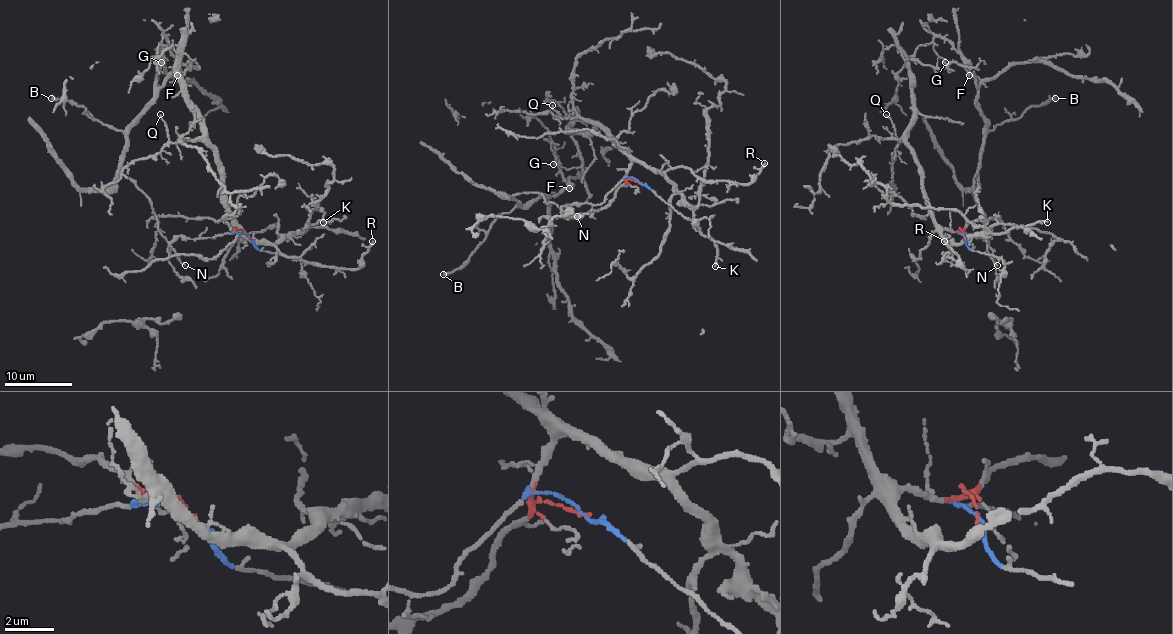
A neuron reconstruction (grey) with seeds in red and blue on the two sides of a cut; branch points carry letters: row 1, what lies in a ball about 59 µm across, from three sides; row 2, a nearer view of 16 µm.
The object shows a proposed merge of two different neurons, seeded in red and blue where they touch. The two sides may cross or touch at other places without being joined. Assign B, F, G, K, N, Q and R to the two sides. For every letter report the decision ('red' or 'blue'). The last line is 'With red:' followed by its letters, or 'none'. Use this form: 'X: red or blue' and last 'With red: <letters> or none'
B: blue
F: blue
G: blue
K: red
N: blue
Q: red
R: red
With red: K, Q, R

